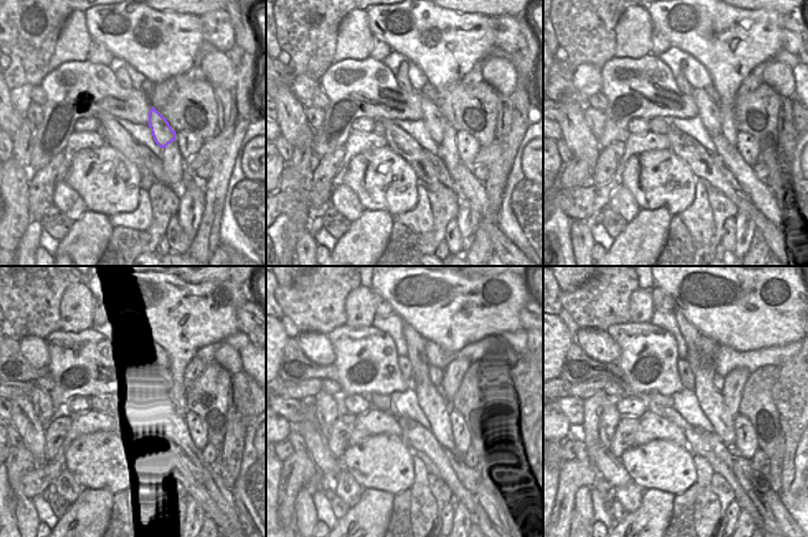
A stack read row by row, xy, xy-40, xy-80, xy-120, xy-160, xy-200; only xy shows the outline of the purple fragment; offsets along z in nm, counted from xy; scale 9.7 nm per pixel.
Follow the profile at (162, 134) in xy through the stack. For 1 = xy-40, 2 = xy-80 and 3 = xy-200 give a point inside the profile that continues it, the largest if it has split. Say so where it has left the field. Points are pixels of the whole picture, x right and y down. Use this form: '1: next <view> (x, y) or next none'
1: next xy-40 (434, 120)
2: next xy-80 (709, 113)
3: next xy-200 (691, 334)

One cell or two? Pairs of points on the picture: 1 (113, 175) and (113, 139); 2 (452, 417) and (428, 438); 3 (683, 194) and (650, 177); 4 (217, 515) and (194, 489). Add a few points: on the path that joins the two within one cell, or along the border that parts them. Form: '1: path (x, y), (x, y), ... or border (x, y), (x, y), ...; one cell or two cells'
1: border (107, 142), (118, 149), (135, 165); two cells
2: border (432, 432), (442, 447); two cells
3: path (674, 192), (670, 192), (658, 183); one cell
4: path (210, 509), (201, 495); one cell

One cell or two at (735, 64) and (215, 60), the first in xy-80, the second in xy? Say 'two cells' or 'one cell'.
two cells

